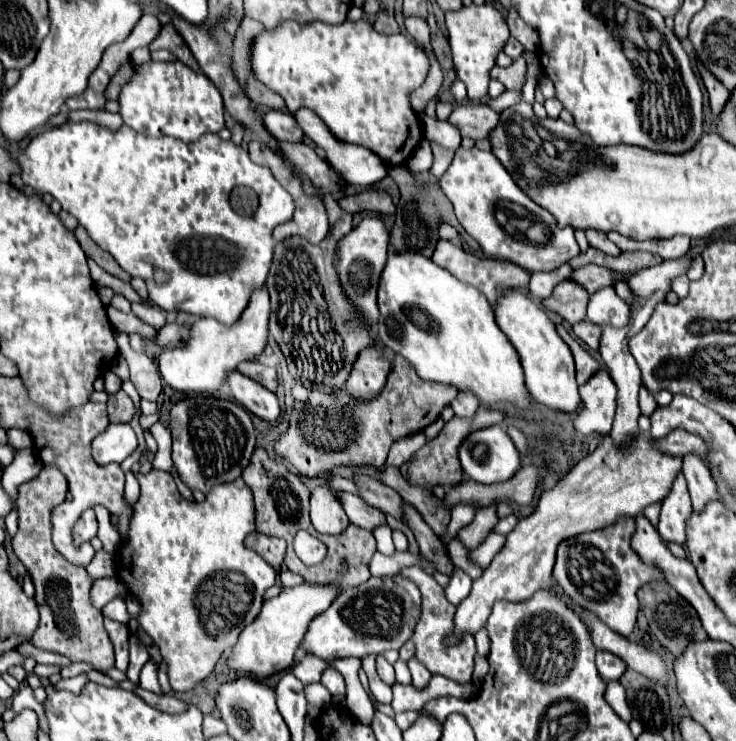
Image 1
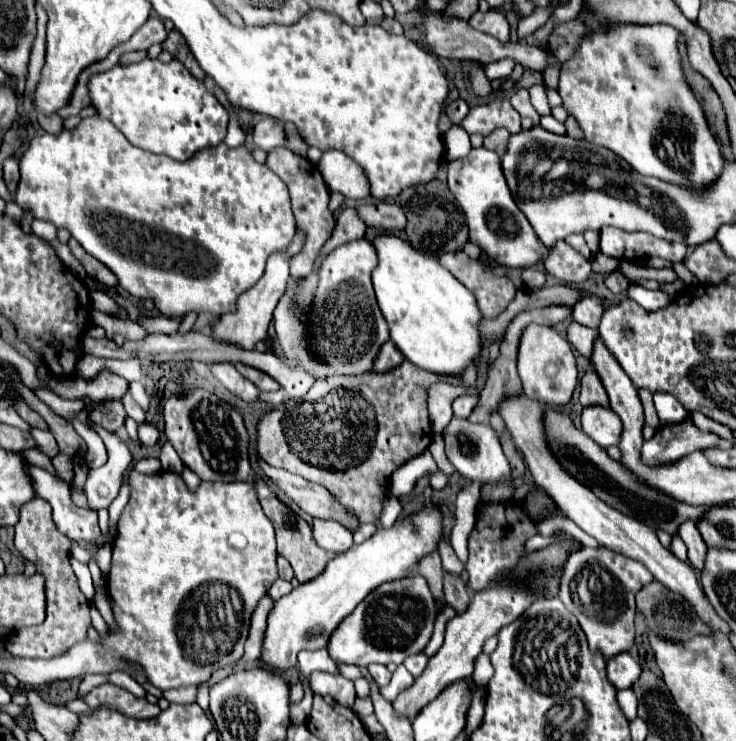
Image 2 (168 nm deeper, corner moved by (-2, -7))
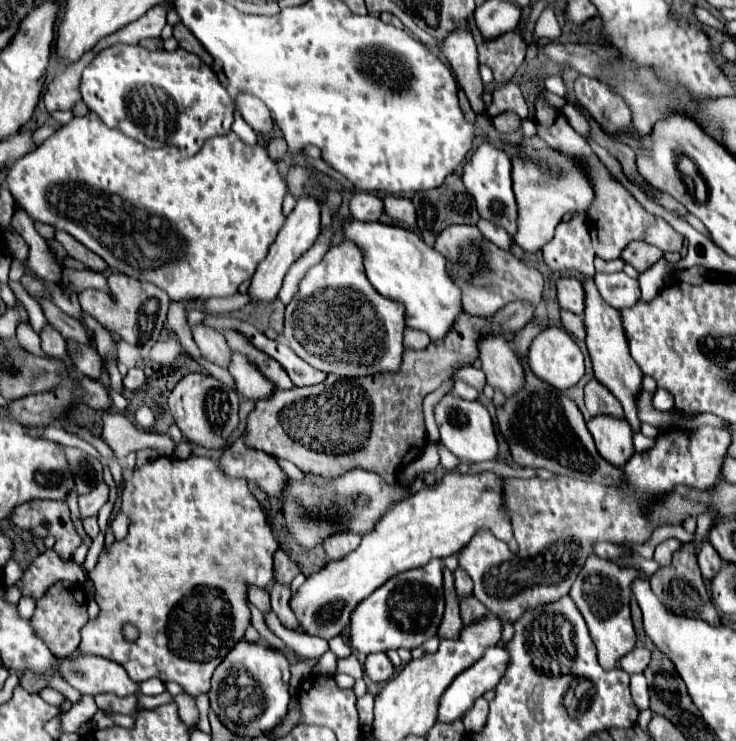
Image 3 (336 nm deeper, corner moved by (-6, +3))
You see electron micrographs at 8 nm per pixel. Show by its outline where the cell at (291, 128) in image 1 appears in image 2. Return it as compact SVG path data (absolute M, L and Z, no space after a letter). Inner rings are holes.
M264 116L254 124L252 138L254 138L254 144L266 152L280 148L280 146L286 146L286 142L288 142L282 122L276 122L270 116Z

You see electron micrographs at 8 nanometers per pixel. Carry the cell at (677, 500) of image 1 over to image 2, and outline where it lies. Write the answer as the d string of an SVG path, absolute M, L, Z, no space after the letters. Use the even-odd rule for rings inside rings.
M686 520L680 528L678 528L678 536L684 540L686 548L688 548L688 560L696 570L702 570L702 558L706 556L706 544L698 532L698 528L694 526L694 520Z

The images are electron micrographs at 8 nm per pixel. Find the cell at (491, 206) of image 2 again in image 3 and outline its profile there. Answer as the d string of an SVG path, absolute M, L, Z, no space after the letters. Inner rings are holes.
M484 142L476 148L476 152L464 164L462 182L464 182L466 190L472 194L480 218L486 218L486 220L506 228L506 232L512 236L516 232L516 214L518 212L516 212L516 200L514 200L514 192L512 192L510 172L512 172L512 162L506 156L506 152Z

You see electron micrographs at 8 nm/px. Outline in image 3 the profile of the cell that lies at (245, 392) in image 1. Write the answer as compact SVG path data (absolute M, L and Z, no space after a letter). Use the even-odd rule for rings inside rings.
M198 322L192 328L192 336L194 336L194 342L198 344L198 348L206 360L226 368L226 360L230 360L230 348L228 348L222 332Z

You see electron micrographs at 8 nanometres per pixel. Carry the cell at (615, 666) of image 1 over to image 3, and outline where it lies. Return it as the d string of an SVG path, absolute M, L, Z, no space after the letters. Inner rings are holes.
M634 648L630 654L626 654L620 660L620 668L628 674L640 674L650 662L650 650L648 648Z

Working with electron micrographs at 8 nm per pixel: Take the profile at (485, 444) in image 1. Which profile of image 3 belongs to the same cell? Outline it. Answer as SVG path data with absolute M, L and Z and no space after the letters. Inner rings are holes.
M448 392L434 406L434 418L440 430L440 442L462 462L486 462L494 460L498 454L498 442L494 434L494 424L488 410L478 400L464 400L456 392Z

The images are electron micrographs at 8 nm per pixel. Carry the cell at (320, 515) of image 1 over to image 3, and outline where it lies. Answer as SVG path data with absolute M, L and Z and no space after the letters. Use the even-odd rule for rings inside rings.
M338 534L338 536L332 536L330 540L326 540L324 544L324 550L328 554L330 560L340 560L344 556L348 556L350 552L354 552L360 544L360 536L354 536L354 534Z

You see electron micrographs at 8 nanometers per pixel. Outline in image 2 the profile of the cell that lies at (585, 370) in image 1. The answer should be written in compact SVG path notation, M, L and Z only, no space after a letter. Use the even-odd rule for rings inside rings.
M594 370L584 372L584 376L580 380L580 404L582 406L594 406L594 404L608 406L608 396L606 396L604 384Z

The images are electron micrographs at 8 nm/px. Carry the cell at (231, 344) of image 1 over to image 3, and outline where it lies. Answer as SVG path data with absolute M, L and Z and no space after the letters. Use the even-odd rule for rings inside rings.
M314 196L298 198L298 204L294 206L292 214L286 218L284 226L280 228L278 238L270 246L268 256L258 264L258 268L252 276L252 286L248 290L252 300L272 302L278 296L278 292L282 288L282 280L284 280L288 268L292 266L292 262L296 262L308 248L312 248L312 244L316 242L316 238L320 234L320 206L322 206L322 200L318 200Z

